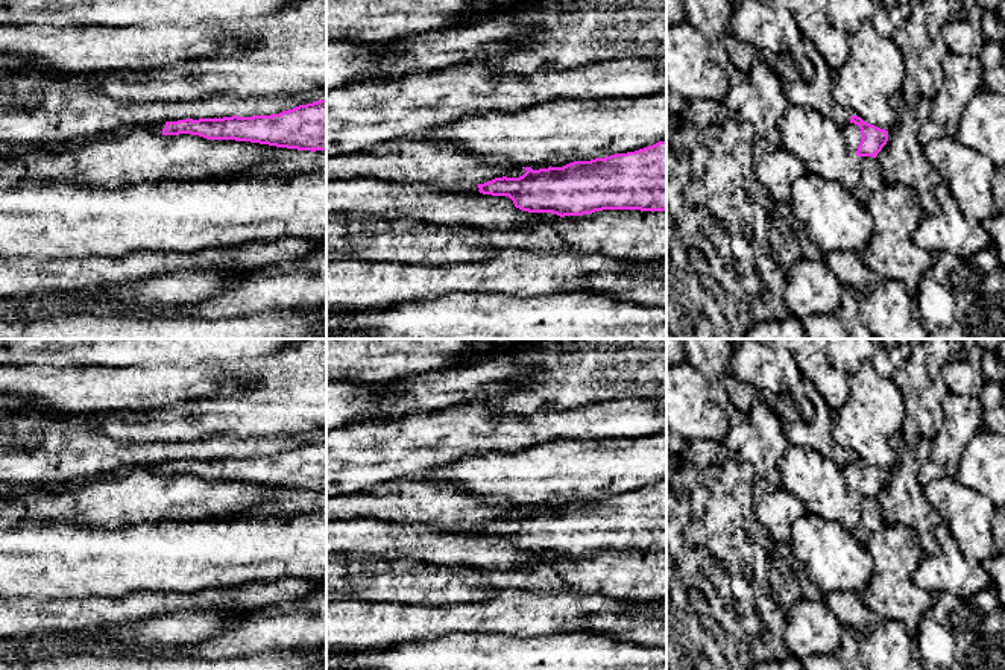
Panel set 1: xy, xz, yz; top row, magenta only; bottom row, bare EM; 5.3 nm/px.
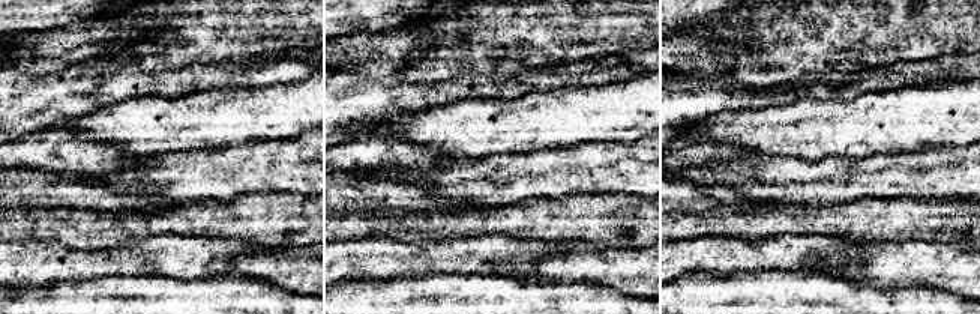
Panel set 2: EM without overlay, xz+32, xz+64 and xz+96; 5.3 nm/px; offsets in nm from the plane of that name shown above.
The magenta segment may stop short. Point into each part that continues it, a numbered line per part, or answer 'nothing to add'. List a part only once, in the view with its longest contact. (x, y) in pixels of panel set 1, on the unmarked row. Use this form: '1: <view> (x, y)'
1: yz (850, 473)

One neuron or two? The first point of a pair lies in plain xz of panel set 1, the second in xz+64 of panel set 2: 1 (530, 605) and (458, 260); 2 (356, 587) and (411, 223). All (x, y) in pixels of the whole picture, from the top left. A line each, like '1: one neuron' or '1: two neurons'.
1: one neuron
2: one neuron

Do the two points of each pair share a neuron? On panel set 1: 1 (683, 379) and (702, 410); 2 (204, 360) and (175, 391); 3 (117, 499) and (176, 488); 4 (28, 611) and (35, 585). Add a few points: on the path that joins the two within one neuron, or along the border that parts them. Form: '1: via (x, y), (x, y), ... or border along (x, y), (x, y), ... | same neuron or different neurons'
1: via (683, 386), (683, 392), (694, 403) | same neuron
2: border along (237, 365), (207, 372) | different neurons
3: via (132, 497), (161, 497) | same neuron
4: border along (69, 597), (15, 599) | different neurons

